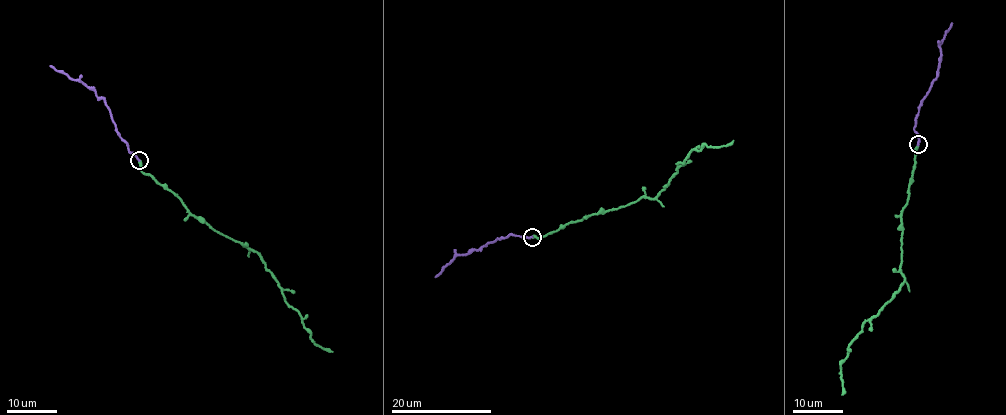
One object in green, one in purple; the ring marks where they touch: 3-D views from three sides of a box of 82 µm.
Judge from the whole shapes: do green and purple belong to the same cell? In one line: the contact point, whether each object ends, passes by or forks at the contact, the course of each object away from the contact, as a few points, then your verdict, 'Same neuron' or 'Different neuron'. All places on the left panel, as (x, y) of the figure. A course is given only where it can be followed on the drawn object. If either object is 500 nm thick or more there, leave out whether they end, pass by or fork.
Place: (139, 160). At the ring green ends. At the ring purple ends. Course of green: (139, 159), (140, 170), (194, 216), (262, 258), (312, 342), (333, 352). Course of purple: (139, 159), (119, 137), (105, 100), (77, 80), (49, 65). Same neuron

